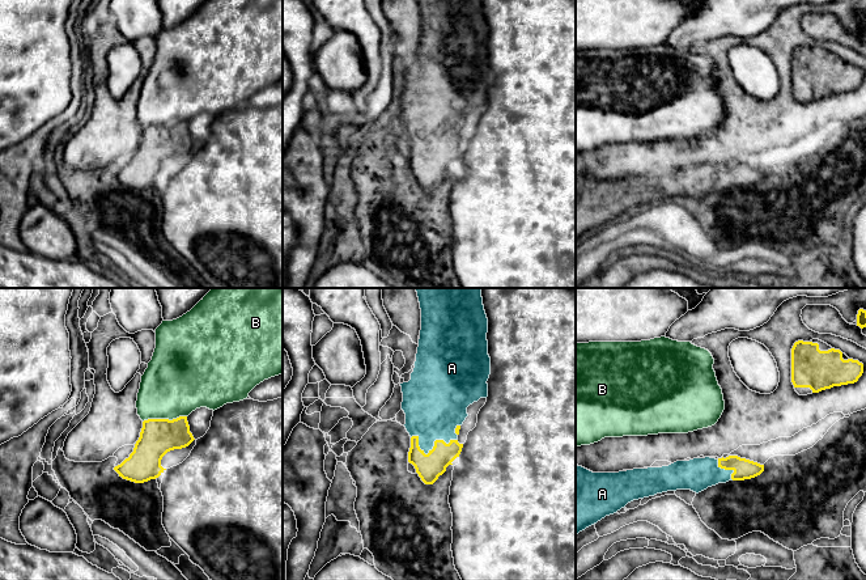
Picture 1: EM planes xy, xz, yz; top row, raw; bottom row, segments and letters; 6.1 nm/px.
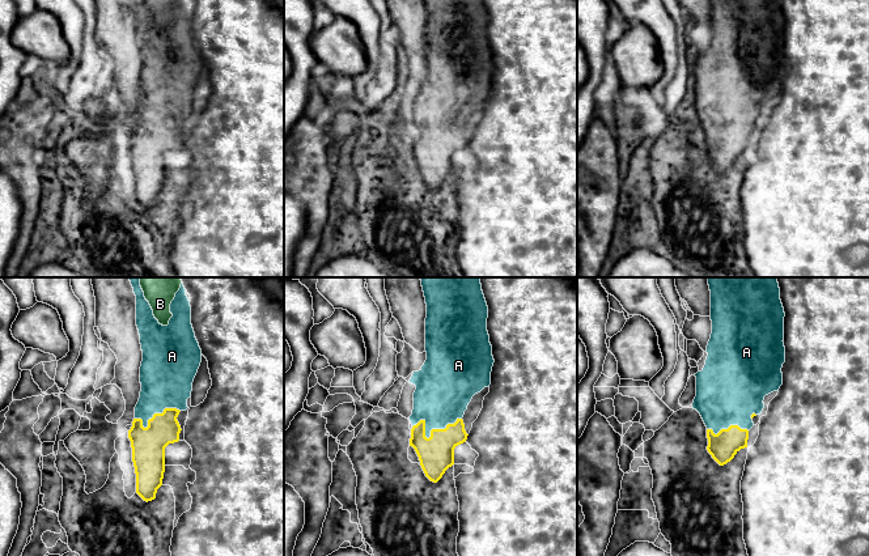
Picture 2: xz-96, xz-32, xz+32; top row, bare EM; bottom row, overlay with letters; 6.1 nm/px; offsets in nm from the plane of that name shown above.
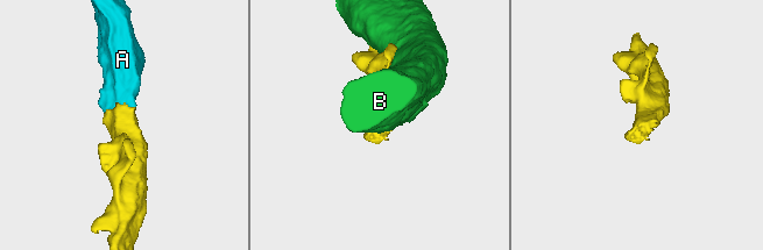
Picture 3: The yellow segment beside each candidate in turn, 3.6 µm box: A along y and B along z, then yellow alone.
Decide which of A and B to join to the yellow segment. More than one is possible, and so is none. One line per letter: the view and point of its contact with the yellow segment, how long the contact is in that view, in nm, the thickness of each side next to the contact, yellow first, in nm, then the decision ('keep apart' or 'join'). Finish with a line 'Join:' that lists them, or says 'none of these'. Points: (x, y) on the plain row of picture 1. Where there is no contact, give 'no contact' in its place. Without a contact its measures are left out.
A: contact xz (433, 155); length 280 nm; calibres 160 and 360 nm; join
B: contact xy (164, 126); length 280 nm; calibres 220 and 400 nm; keep apart
Join: A

